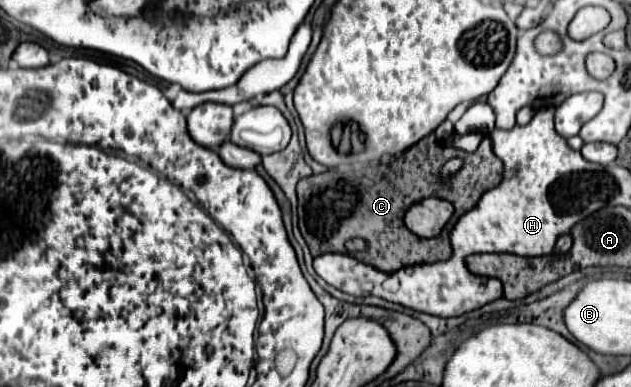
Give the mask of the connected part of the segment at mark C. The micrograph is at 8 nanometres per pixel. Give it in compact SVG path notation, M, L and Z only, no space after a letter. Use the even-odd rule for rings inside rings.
M430 134L422 138L418 144L414 144L410 150L392 158L388 166L384 166L382 176L378 166L378 168L370 168L368 172L328 170L324 174L312 174L302 178L296 186L298 228L314 258L326 252L346 254L344 242L348 238L362 238L366 242L366 250L354 252L352 256L382 272L396 272L412 264L432 264L432 262L446 260L450 256L448 234L456 224L456 220L464 212L468 212L486 190L498 186L500 180L502 180L502 162L496 158L492 150L492 140L488 136L482 140L482 144L474 154L468 154L464 150L456 150L436 142L434 134ZM452 158L460 158L464 164L450 178L442 178L440 170ZM362 186L368 186L368 188L362 188ZM430 196L452 202L454 216L450 218L450 222L446 224L440 236L424 240L404 228L404 212L412 204Z

